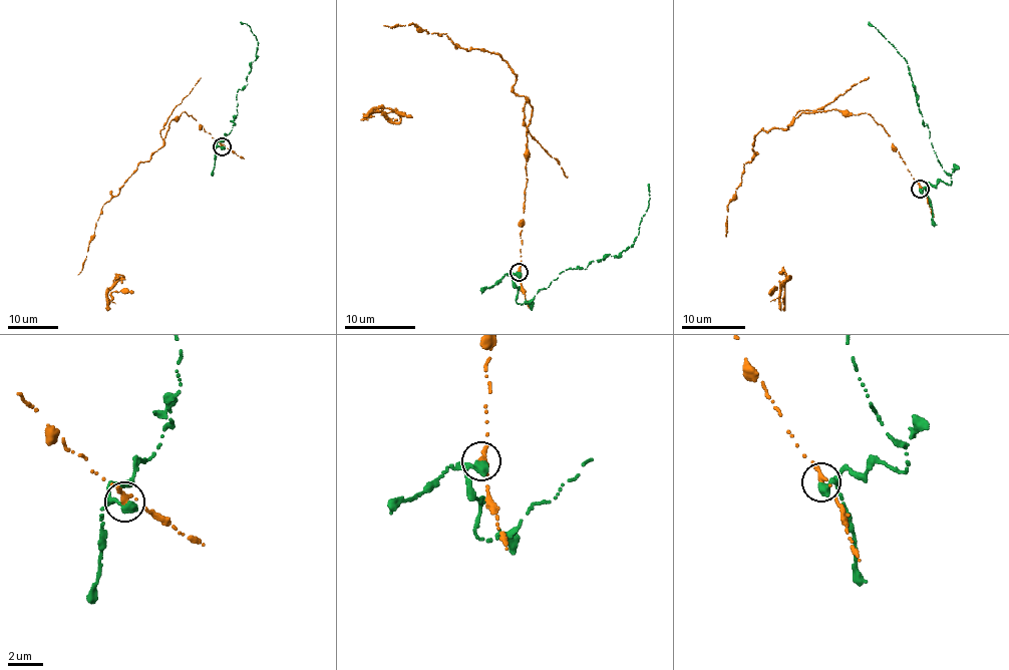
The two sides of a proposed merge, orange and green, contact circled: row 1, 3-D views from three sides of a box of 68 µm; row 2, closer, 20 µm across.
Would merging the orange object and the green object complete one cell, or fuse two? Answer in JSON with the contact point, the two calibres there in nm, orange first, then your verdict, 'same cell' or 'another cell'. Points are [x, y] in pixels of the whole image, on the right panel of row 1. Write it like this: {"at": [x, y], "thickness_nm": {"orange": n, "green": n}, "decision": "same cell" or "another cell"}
{"at": [920, 189], "thickness_nm": {"orange": 340, "green": 480}, "decision": "another cell"}

